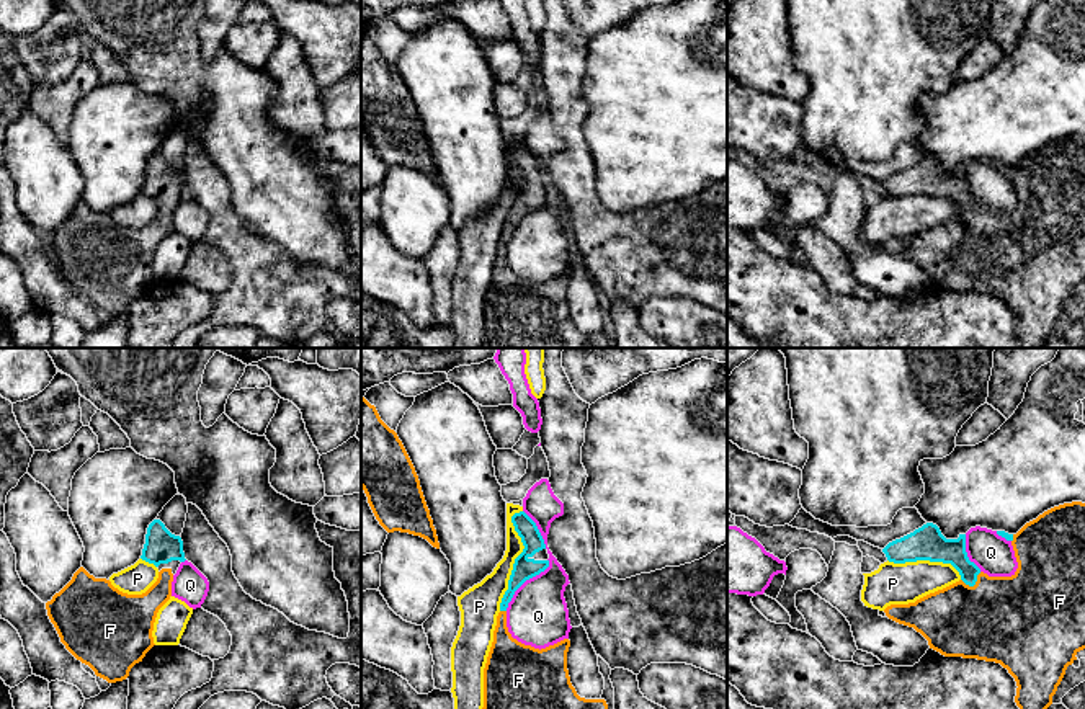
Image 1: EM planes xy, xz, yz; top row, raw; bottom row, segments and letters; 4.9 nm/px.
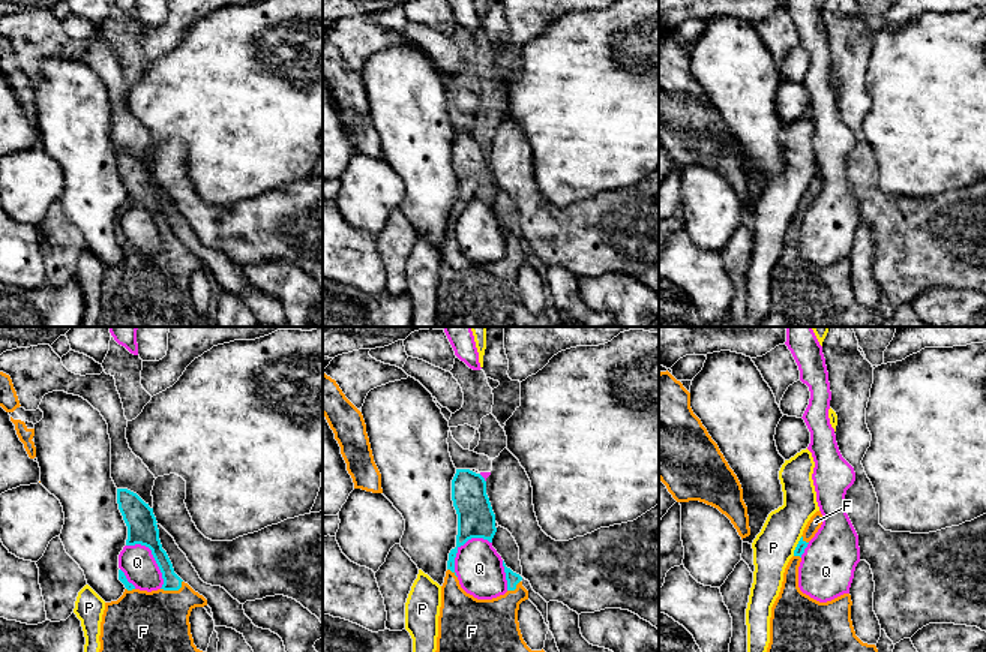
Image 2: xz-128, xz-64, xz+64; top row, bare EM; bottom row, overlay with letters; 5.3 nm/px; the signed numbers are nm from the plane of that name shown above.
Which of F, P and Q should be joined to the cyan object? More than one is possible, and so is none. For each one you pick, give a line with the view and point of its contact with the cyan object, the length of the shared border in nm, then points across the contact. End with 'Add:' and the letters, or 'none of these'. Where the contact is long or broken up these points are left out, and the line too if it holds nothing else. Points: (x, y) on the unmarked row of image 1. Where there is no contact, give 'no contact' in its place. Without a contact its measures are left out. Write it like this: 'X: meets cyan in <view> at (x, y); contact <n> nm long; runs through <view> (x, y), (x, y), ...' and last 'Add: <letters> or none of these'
F: meets cyan in yz at (973, 219); contact 110 nm long
Add: F

